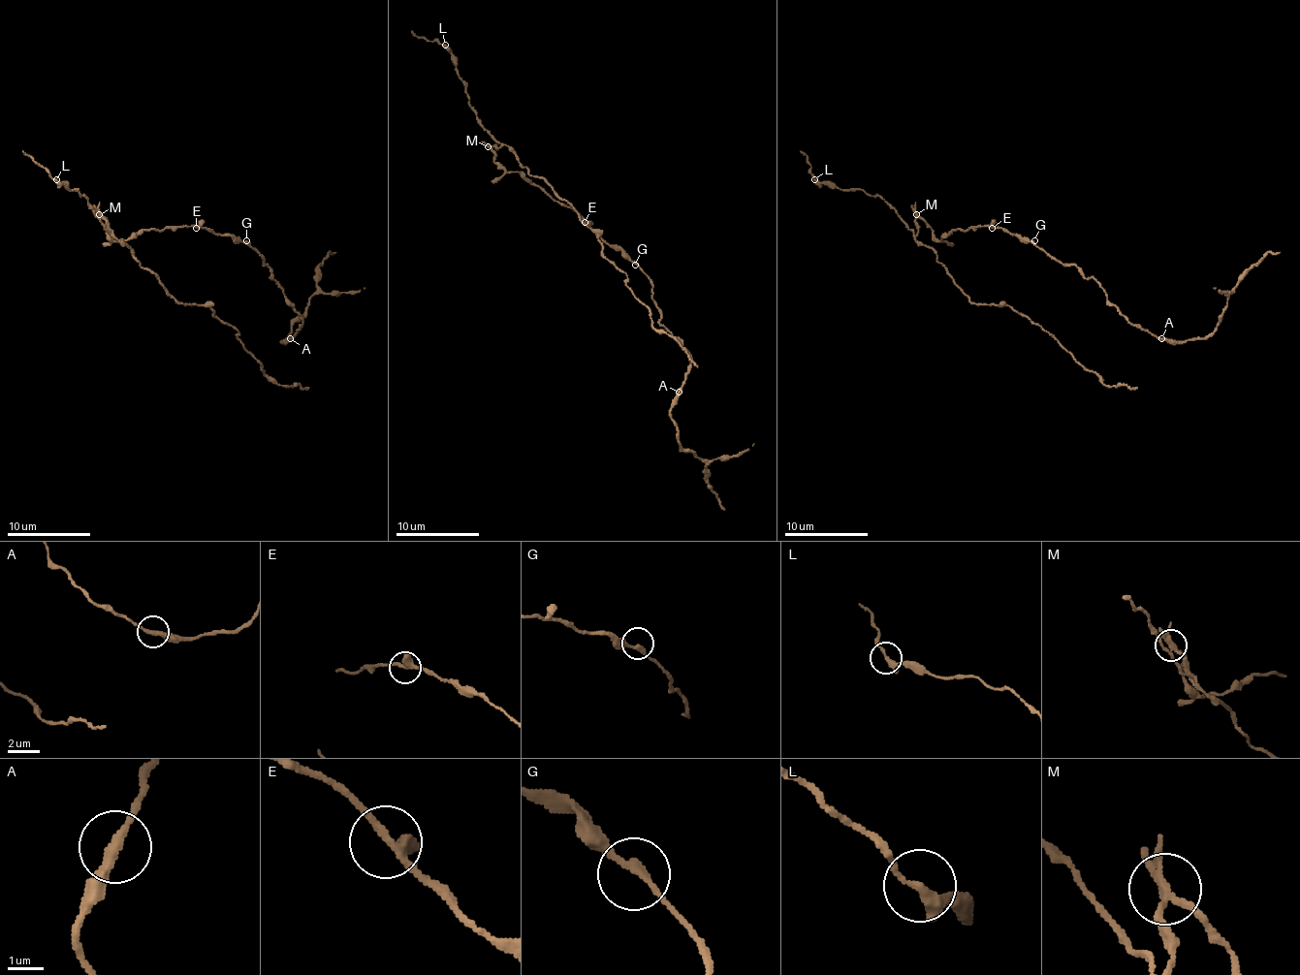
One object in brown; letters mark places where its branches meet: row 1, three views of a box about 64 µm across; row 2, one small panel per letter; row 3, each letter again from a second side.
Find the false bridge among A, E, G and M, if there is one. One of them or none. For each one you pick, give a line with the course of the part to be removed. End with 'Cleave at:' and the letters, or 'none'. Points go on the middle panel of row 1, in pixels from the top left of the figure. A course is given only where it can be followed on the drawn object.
M: foreign part runs (489, 147), (505, 145), (568, 204), (626, 274), (626, 287), (650, 310), (656, 329), (698, 366)
Cleave at: M

